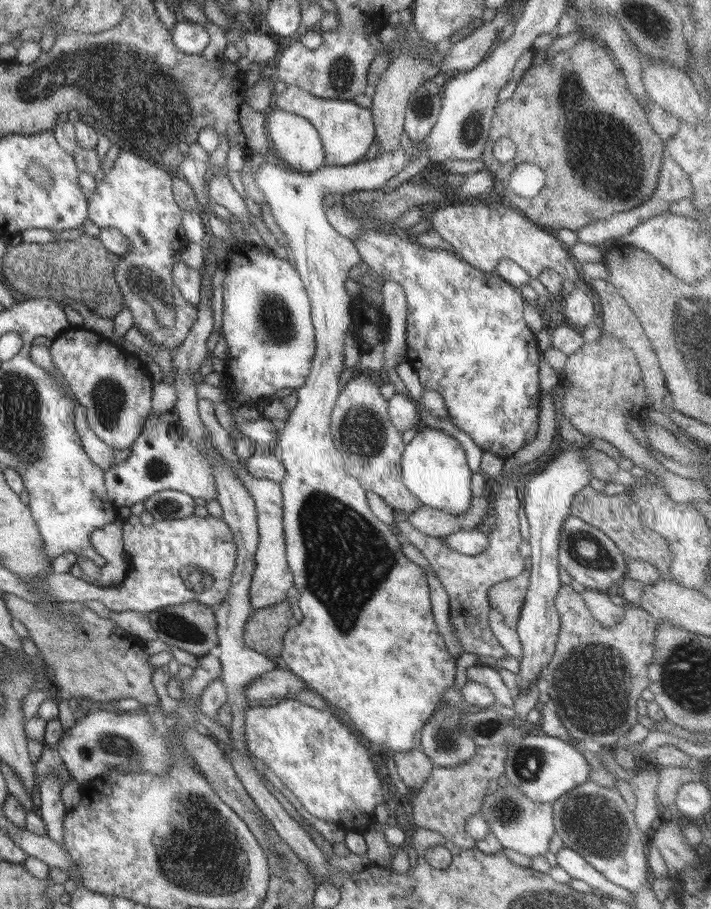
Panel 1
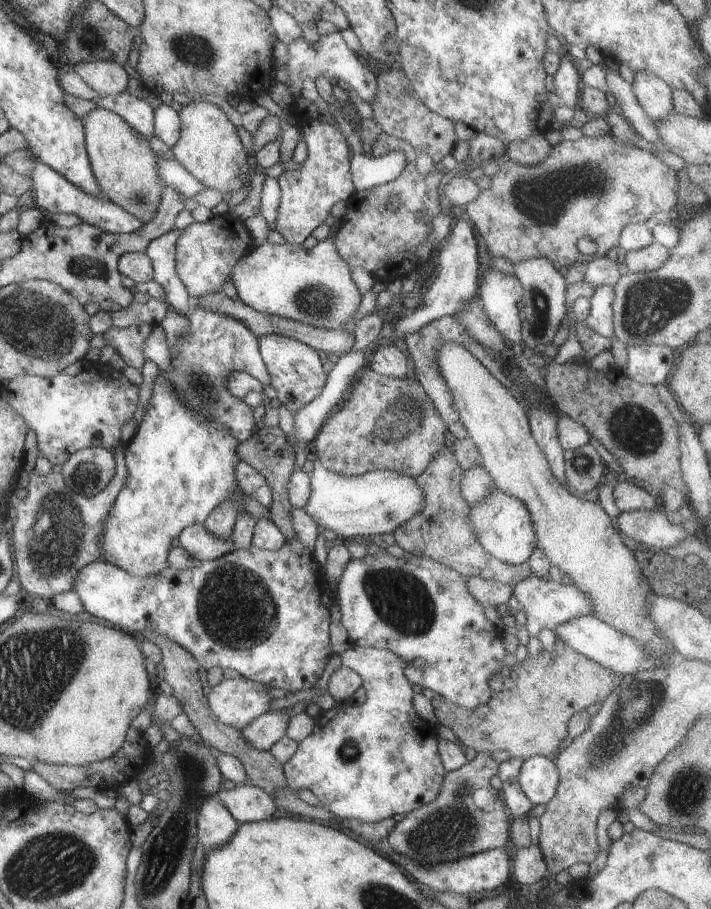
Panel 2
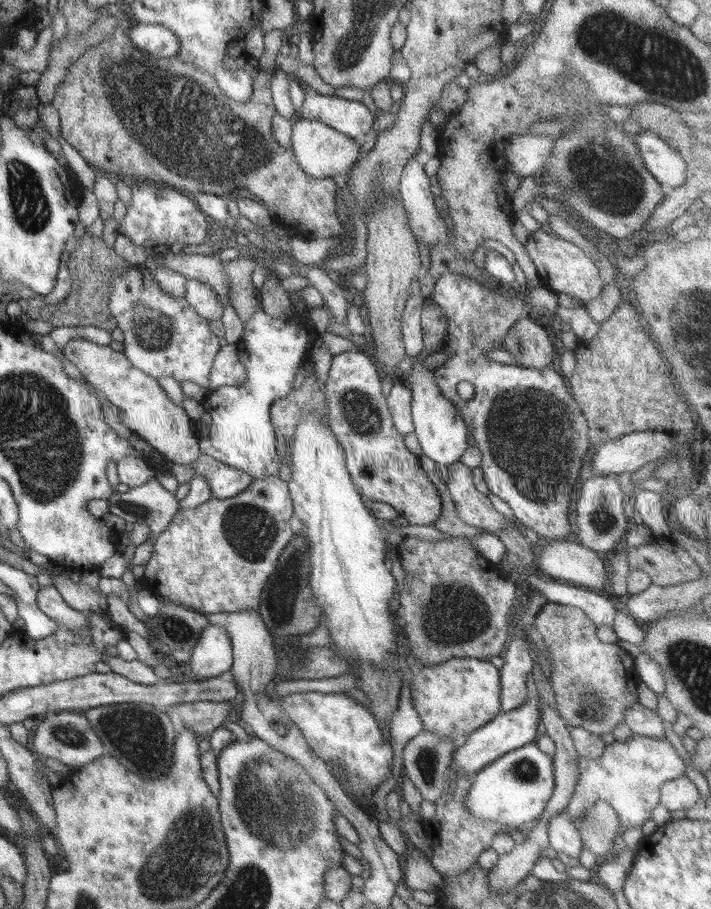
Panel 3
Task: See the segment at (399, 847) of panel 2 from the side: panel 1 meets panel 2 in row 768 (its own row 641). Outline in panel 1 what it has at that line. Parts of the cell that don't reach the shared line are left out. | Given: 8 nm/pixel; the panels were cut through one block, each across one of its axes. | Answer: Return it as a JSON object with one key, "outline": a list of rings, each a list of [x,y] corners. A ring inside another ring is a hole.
{"outline":[[[514,474],[504,478],[500,477],[491,483],[489,488],[490,508],[493,508],[496,515],[496,524],[489,537],[488,548],[482,554],[460,554],[457,550],[451,549],[441,537],[424,534],[408,521],[395,522],[395,530],[416,546],[428,559],[431,568],[449,594],[450,624],[460,641],[462,653],[492,656],[496,659],[510,655],[502,648],[489,625],[490,606],[487,594],[495,584],[520,576],[527,566],[527,560],[518,551],[518,545],[523,540],[520,536],[520,519],[518,518],[519,511],[522,509],[520,495],[522,480],[522,475]]]}

